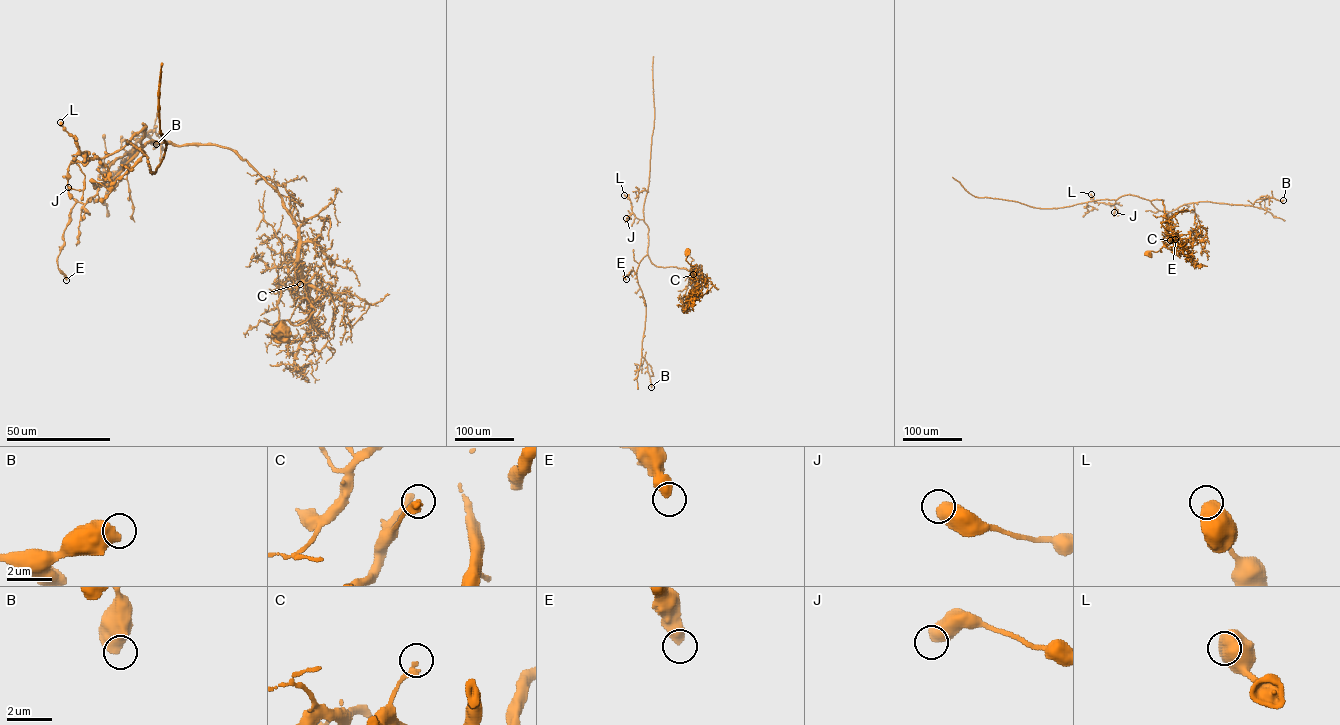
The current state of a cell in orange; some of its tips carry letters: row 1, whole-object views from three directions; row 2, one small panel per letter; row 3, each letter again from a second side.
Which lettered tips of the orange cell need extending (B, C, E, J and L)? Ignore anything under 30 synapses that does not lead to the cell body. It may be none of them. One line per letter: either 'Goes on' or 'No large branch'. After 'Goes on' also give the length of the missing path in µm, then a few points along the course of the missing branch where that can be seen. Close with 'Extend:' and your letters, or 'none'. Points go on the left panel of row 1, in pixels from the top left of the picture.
B: No large branch
C: No large branch
E: No large branch
J: No large branch
L: No large branch
Extend: none

